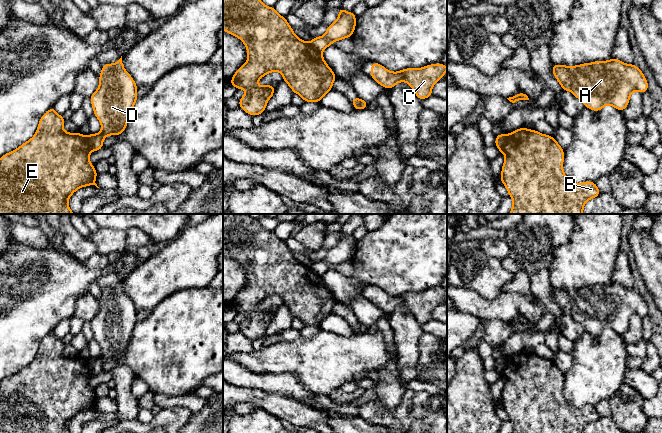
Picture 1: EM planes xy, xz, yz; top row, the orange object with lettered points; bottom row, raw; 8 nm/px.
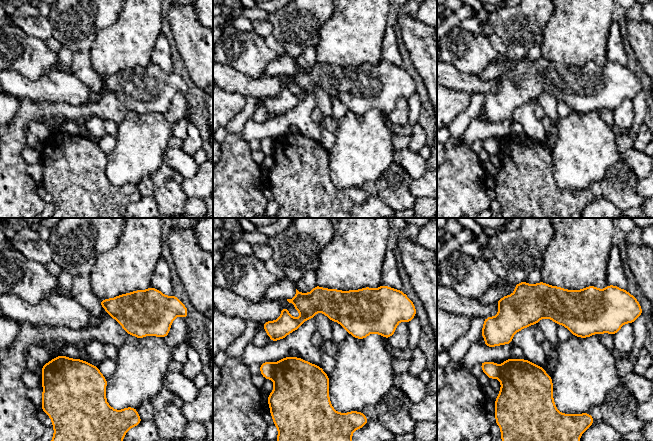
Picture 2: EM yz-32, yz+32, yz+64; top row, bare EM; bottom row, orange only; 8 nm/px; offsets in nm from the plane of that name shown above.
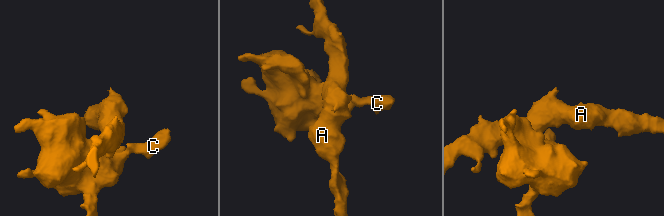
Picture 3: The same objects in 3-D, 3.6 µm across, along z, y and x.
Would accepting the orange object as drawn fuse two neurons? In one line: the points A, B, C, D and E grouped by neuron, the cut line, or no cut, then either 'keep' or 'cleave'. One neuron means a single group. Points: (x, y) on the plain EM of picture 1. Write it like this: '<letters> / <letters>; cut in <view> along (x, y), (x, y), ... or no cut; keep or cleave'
A D / B C E; cut in yz along (506, 359), (504, 371), (500, 375); cleave

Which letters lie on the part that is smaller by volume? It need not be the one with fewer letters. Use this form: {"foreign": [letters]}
{"foreign": ["A", "D"]}

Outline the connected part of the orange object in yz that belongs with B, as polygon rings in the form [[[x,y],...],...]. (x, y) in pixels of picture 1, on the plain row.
[[[525,351],[506,358],[503,374],[505,385],[502,390],[500,405],[505,409],[513,424],[512,433],[583,433],[585,427],[599,420],[600,415],[591,405],[580,408],[571,406],[563,395],[564,374],[554,361],[541,358]]]

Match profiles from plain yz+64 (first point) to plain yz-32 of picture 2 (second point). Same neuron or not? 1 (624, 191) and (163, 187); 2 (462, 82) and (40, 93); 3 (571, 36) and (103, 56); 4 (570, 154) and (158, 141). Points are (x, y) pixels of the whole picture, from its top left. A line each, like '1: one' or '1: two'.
1: one
2: one
3: one
4: one

